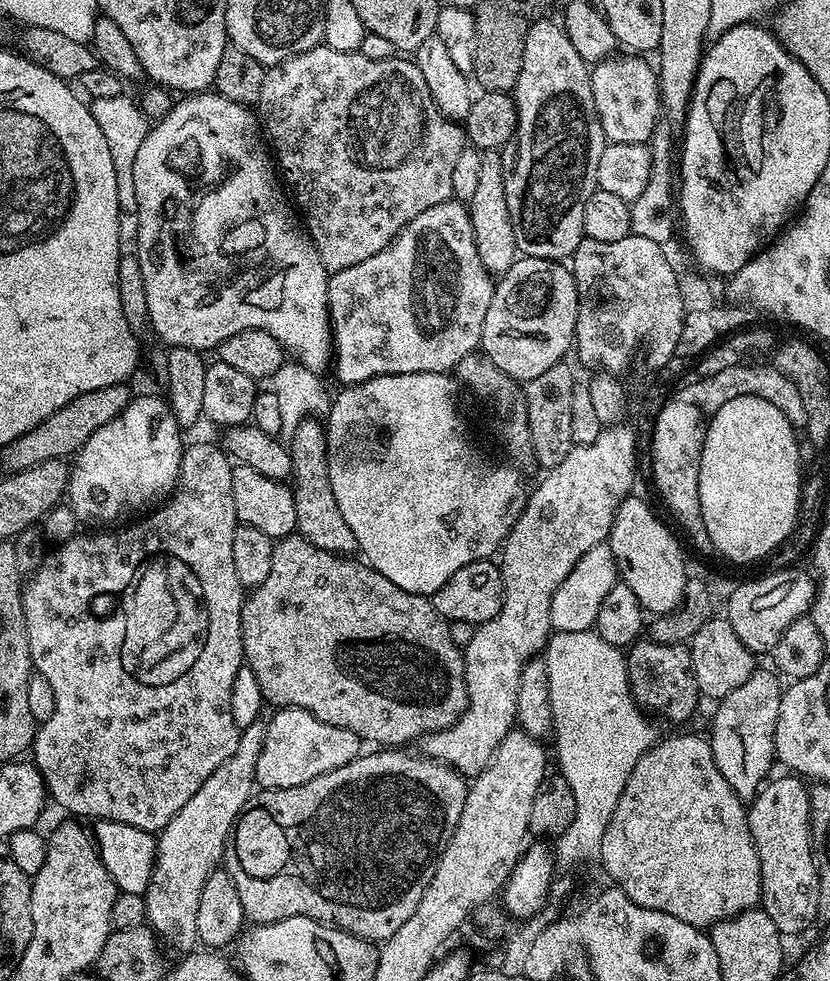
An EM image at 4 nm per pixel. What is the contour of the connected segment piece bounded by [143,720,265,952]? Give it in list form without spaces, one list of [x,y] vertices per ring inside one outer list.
[[[256,721],[241,729],[234,754],[214,770],[157,837],[154,870],[150,886],[143,894],[147,923],[153,932],[182,949],[182,952],[193,951],[197,947],[198,903],[202,889],[210,874],[217,871],[235,822],[254,794],[256,762],[264,740],[263,721]]]

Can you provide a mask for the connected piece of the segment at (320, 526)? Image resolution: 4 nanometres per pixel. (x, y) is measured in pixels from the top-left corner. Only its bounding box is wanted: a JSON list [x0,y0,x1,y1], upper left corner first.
[290,418,357,557]

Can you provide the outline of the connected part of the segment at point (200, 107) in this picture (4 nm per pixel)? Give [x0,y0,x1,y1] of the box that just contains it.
[133,90,334,374]

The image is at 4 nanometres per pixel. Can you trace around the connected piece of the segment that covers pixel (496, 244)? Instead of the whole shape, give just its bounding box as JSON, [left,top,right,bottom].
[466,150,518,274]

